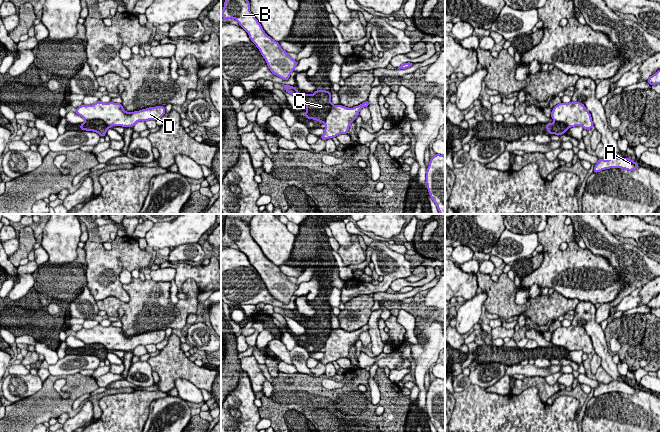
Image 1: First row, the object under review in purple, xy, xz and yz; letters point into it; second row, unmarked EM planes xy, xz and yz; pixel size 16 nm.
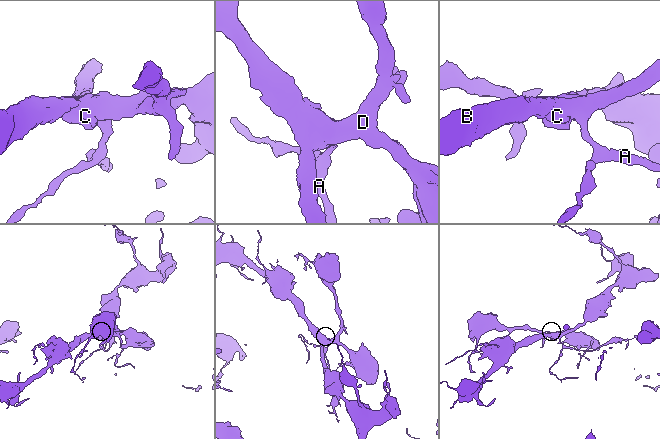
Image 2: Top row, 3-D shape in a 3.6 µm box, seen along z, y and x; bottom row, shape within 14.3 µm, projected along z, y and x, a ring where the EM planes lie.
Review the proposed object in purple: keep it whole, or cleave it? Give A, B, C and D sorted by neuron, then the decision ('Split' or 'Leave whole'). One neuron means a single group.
Groups: A B D / C. Split

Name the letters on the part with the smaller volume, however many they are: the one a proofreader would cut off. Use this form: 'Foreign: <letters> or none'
Foreign: C

